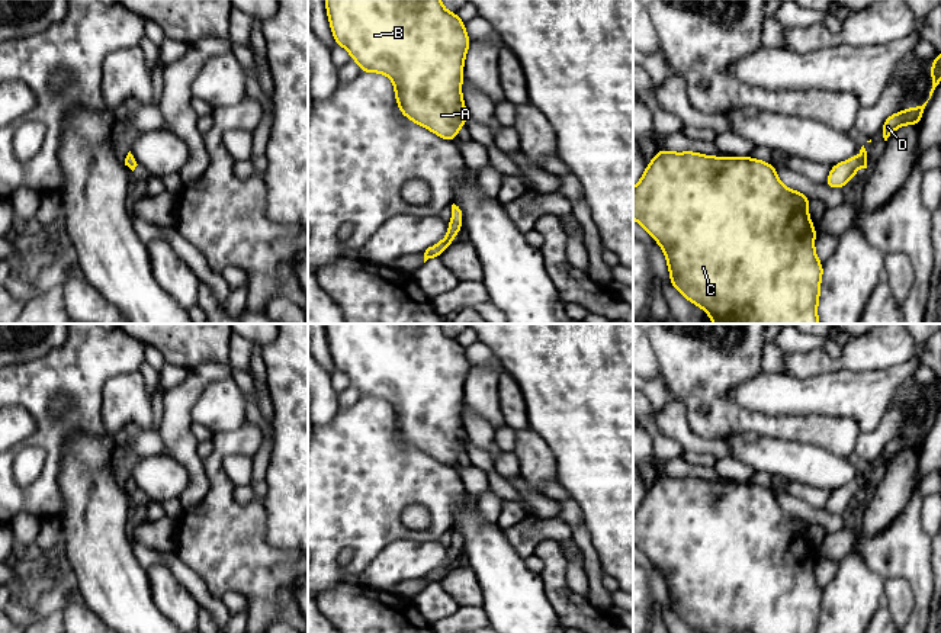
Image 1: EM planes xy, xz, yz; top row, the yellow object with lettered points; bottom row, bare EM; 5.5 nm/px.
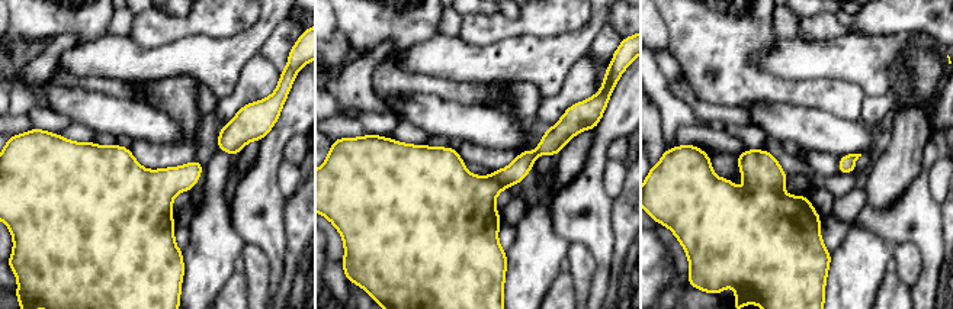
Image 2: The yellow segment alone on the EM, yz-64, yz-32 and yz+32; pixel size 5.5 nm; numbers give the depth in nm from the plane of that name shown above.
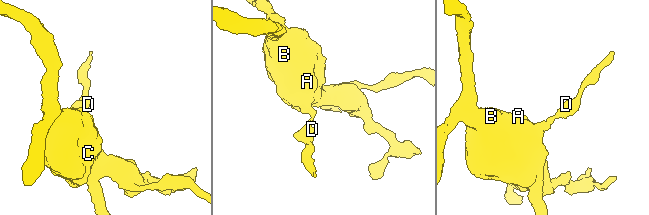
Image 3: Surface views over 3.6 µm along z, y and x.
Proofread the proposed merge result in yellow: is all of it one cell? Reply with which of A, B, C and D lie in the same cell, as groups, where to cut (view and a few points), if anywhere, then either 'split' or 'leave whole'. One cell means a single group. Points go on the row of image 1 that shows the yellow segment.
groups A B C D; cut none; leave whole

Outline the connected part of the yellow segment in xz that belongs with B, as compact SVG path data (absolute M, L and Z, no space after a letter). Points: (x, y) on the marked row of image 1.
M325 0L325 7L335 44L349 51L362 73L382 73L392 80L401 113L443 139L457 139L468 113L462 97L463 62L470 45L465 22L446 10L441 0Z

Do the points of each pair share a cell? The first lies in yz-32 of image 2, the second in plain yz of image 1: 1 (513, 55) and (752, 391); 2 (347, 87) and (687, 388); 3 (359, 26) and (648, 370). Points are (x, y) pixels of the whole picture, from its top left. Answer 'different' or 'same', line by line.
1: same
2: different
3: different

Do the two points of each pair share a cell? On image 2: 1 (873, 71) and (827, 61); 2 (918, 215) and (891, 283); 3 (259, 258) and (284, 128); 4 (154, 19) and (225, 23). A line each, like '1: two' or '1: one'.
1: one
2: two
3: two
4: one

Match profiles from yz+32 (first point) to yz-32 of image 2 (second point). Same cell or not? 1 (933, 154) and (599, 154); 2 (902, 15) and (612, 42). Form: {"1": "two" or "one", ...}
{"1": "two", "2": "two"}

